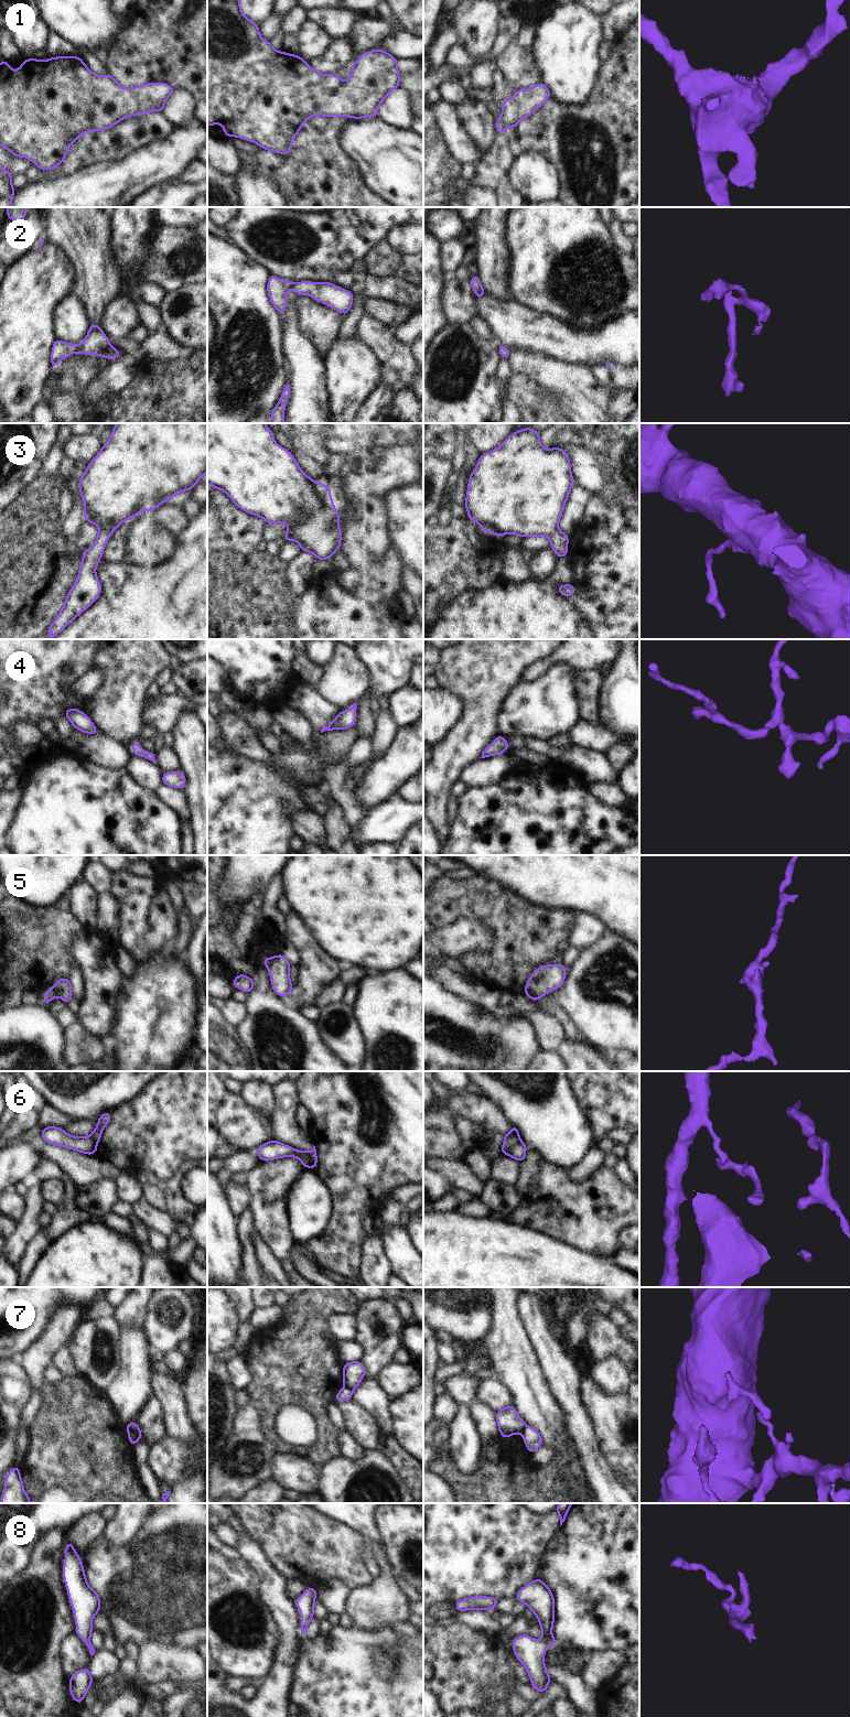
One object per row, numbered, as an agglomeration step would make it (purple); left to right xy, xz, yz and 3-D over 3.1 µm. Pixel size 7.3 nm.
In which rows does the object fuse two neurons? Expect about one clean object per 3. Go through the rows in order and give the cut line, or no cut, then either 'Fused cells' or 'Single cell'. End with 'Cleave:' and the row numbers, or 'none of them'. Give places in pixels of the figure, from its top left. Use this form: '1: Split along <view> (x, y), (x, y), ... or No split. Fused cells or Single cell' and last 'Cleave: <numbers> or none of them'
1: No split. Single cell
2: Split along xy (78, 345), (75, 352). Fused cells
3: No split. Single cell
4: No split. Single cell
5: Split along yz (525, 989), (529, 989), (541, 996). Fused cells
6: Split along yz (518, 1135), (508, 1135), (504, 1141). Fused cells
7: Split along xy (127, 1427), (136, 1434), (138, 1439). Fused cells
8: No split. Single cell
Cleave: 2, 5, 6, 7.

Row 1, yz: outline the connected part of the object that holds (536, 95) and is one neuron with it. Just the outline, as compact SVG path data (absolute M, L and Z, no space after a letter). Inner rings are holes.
M542 82L528 89L516 89L509 99L502 100L502 114L496 119L497 134L503 134L508 128L517 127L524 118L528 118L540 108L550 96L549 88Z

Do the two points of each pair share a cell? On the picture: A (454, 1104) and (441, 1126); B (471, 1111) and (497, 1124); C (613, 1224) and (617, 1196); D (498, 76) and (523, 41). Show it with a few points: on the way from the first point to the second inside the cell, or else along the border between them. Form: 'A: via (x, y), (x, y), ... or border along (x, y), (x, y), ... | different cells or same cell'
A: border along (448, 1108), (456, 1115) | different cells
B: via (477, 1111), (483, 1112), (491, 1119) | same cell
C: via (613, 1218), (615, 1202) | same cell
D: border along (499, 68), (504, 75), (505, 85) | different cells

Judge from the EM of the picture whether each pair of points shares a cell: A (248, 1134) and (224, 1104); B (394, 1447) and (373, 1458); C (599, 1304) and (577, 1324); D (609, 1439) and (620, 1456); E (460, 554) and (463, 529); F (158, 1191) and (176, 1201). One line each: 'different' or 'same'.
A: same
B: different
C: same
D: same
E: same
F: different

